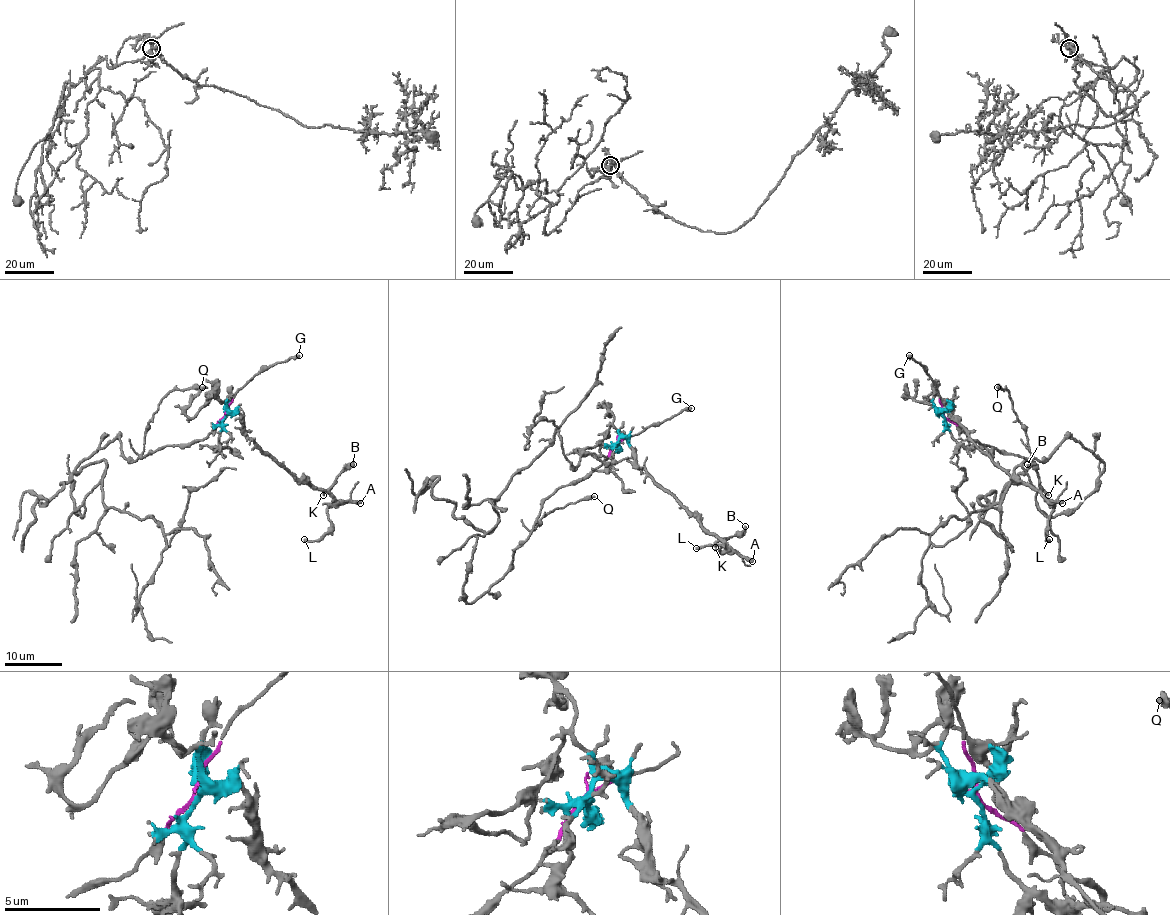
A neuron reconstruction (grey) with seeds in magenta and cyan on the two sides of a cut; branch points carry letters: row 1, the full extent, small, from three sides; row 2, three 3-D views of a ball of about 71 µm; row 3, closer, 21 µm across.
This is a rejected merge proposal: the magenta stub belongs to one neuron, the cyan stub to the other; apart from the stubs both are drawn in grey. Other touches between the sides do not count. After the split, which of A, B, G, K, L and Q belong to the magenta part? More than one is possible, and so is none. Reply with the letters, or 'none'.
G, Q

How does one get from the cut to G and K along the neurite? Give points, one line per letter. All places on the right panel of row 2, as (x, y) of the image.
G: (943, 415), (943, 405), (933, 379), (908, 355)
K: (943, 415), (938, 415), (945, 411), (982, 452), (1014, 479), (1048, 495)

